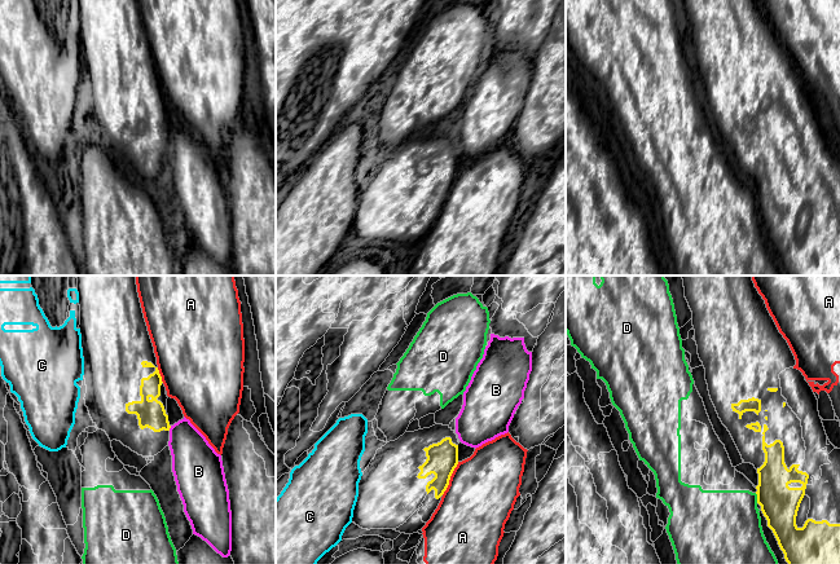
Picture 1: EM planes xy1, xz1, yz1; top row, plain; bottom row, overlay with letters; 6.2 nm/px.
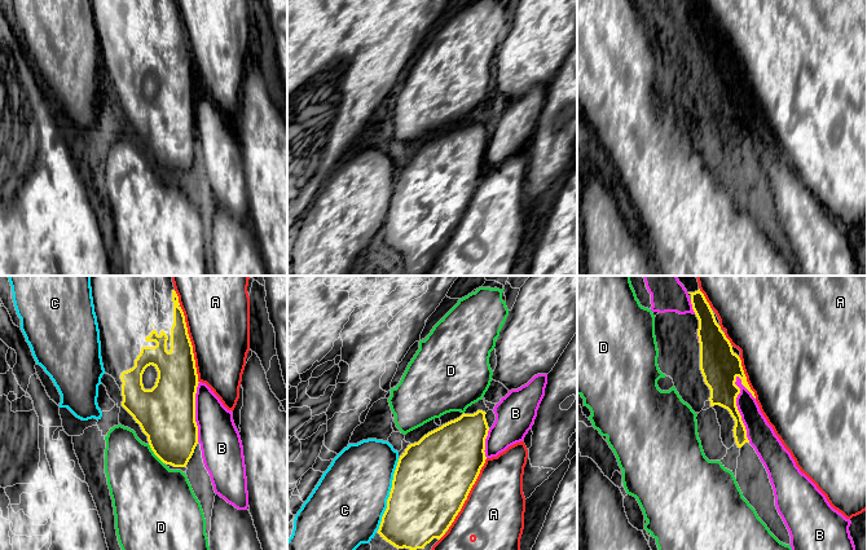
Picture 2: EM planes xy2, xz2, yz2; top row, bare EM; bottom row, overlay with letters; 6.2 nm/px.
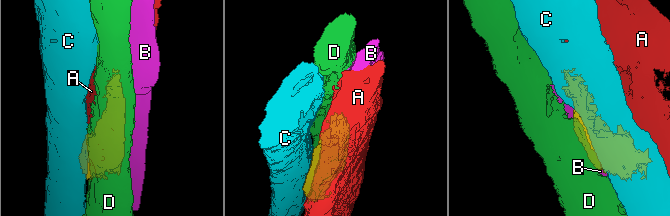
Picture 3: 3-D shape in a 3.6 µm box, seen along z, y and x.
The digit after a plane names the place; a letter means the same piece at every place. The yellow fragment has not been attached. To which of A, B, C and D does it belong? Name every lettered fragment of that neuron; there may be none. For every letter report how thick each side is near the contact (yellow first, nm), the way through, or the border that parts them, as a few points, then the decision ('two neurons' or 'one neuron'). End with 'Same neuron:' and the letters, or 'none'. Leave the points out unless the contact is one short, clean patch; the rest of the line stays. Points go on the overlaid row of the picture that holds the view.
A: 240 nm thick on the yellow side, 420 nm on the other; two neurons
B: 220 nm thick on the yellow side, 170 nm on the other; two neurons
C: 460 nm thick on the yellow side, 440 nm on the other; two neurons
D: 360 nm thick on the yellow side, 420 nm on the other; two neurons
Same neuron: none

